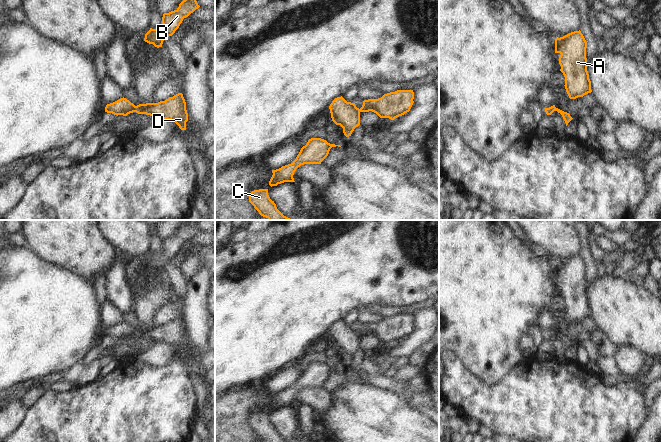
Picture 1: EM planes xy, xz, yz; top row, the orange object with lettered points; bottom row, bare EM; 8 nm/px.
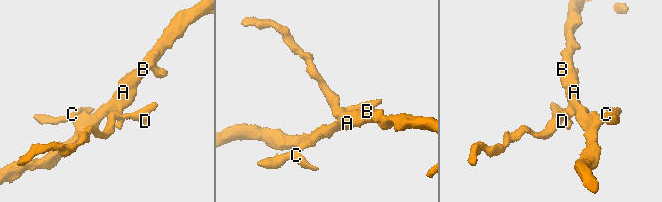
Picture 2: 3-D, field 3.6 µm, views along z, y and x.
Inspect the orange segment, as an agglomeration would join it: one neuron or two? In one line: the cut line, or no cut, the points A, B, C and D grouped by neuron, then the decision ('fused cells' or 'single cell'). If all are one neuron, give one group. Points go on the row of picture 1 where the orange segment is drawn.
cut in xy along (136, 106), (134, 111); A B C / D; fused cells

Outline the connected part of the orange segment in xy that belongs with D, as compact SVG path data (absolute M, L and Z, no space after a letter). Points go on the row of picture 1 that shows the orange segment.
M182 93L160 101L158 103L146 103L136 106L136 113L154 116L156 119L167 119L174 121L181 130L186 130L188 113L186 102Z

